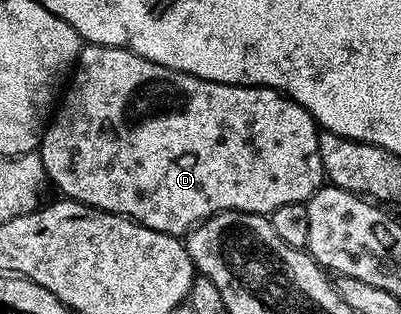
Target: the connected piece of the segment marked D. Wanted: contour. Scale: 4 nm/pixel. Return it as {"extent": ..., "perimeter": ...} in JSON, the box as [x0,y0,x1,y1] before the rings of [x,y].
{"extent":[38,43,326,237],"perimeter":[[[85,43],[80,49],[80,58],[70,77],[70,83],[63,93],[62,103],[55,109],[48,127],[44,130],[44,136],[40,139],[38,151],[42,158],[45,177],[60,191],[57,193],[61,197],[76,200],[79,204],[87,204],[89,208],[98,208],[102,212],[115,212],[117,216],[127,216],[129,220],[135,220],[137,224],[150,230],[183,237],[200,221],[207,220],[216,212],[271,214],[287,204],[307,202],[326,180],[318,150],[319,141],[320,132],[316,119],[301,104],[289,100],[283,92],[247,84],[219,84],[213,80],[191,76],[189,72],[170,70],[161,64],[150,62],[130,48]]]}

